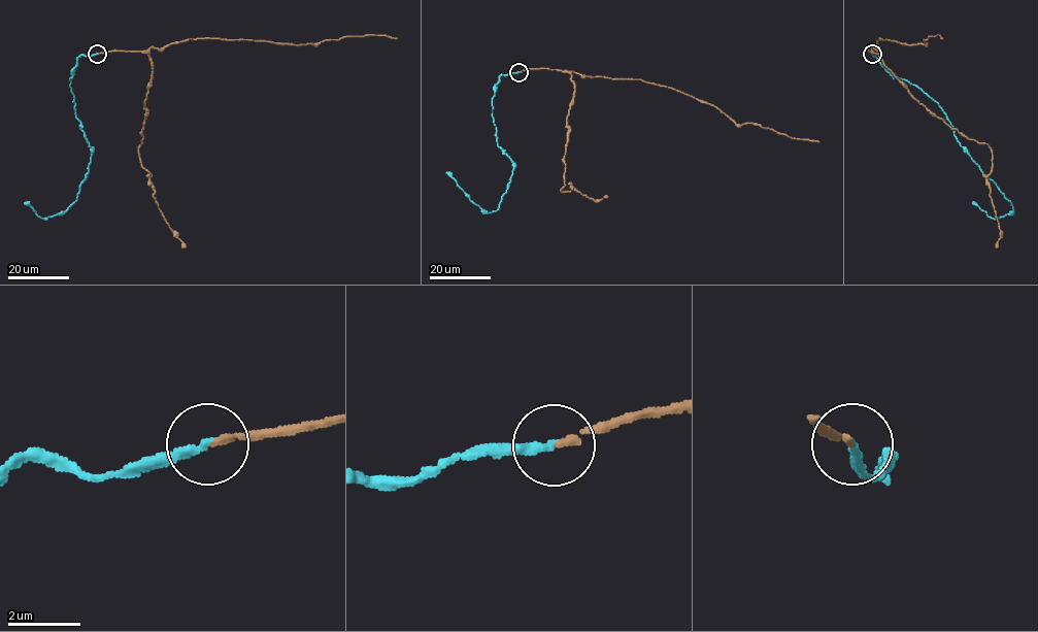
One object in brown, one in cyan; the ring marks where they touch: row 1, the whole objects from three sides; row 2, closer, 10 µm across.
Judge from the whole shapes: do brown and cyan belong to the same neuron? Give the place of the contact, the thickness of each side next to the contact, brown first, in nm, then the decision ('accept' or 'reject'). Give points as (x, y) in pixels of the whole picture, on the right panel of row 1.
place (872, 54); calibres 170 and 240 nm; accept

